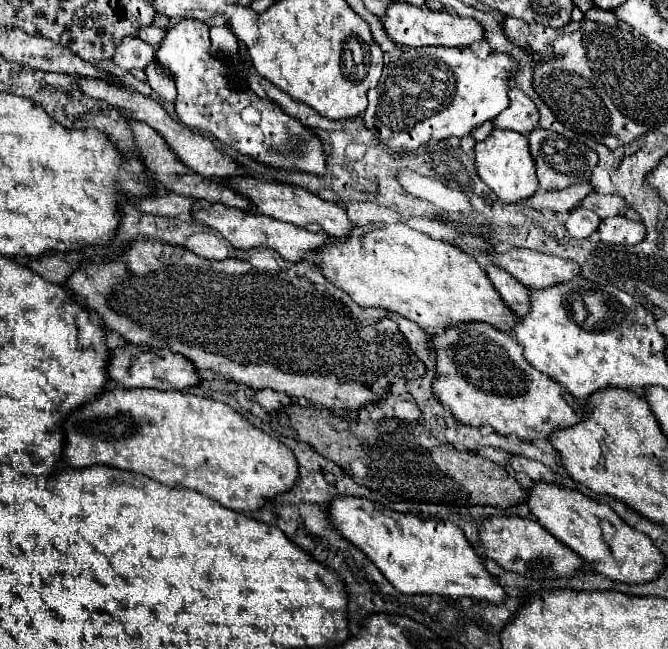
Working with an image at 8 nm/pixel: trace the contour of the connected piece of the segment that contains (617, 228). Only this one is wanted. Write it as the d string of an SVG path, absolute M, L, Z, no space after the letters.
M608 217L602 219L598 227L598 235L604 243L614 243L614 245L636 245L644 239L644 225L640 221L628 219L628 217Z

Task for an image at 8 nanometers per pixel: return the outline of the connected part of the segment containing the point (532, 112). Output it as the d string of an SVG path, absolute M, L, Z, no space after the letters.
M518 87L508 93L510 95L510 105L500 113L500 117L494 117L494 127L498 129L512 129L518 133L530 133L532 129L538 127L538 107L534 101Z

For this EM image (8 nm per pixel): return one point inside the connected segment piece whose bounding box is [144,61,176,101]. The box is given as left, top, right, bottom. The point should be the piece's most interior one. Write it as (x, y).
(159, 81)

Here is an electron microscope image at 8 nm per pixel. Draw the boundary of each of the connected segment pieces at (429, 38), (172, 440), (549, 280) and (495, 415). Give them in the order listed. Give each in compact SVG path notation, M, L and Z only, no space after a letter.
M394 1L388 7L388 13L382 17L384 29L388 35L398 43L406 47L426 47L426 45L442 45L442 47L464 47L472 45L476 41L484 39L484 27L480 21L470 19L470 17L458 17L450 15L446 11L432 11L428 7L414 7L402 1Z
M110 389L94 403L74 411L68 417L64 431L66 447L62 459L72 467L82 469L92 465L106 465L122 471L136 471L168 487L200 491L220 501L224 507L244 513L258 511L266 501L272 501L274 497L294 489L300 475L296 457L284 443L250 425L230 405L182 391Z
M510 249L508 253L488 253L490 261L530 289L546 289L580 277L580 267L574 261L546 255L532 249Z
M460 323L434 335L432 349L438 361L434 395L446 405L456 421L472 427L492 425L500 435L516 435L520 441L550 439L554 431L576 425L584 405L560 383L544 377L524 361L520 343L486 323Z

